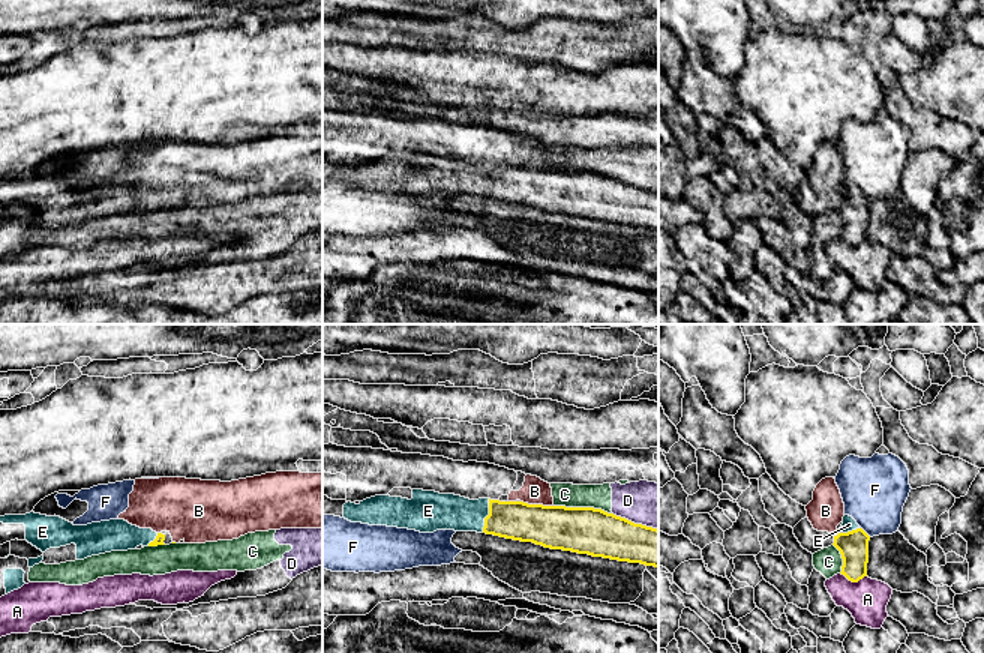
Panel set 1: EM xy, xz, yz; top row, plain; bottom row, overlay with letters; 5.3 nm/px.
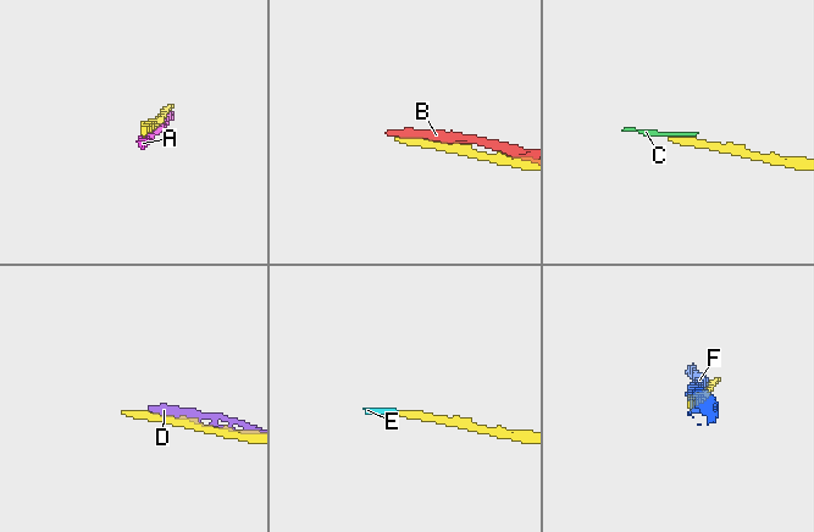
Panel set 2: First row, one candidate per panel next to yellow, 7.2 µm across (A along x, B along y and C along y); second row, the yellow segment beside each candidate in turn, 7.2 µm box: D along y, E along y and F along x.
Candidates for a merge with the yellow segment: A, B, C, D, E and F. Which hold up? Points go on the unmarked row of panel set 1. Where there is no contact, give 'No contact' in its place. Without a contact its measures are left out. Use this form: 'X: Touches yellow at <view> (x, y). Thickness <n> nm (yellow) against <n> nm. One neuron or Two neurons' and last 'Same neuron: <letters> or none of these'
A: Touches yellow at yz (854, 245). Thickness 160 nm (yellow) against 220 nm. Two neurons
B: Touches yellow at xz (537, 168). Thickness 240 nm (yellow) against 140 nm. Two neurons
C: Touches yellow at xz (582, 171). Thickness 260 nm (yellow) against 130 nm. Two neurons
D: Touches yellow at xz (633, 186). Thickness 260 nm (yellow) against 240 nm. Two neurons
E: Touches yellow at xz (488, 179). Thickness 200 nm (yellow) against 190 nm. One neuron
F: Touches yellow at yz (864, 195). Thickness 160 nm (yellow) against 360 nm. Two neurons
Same neuron: E

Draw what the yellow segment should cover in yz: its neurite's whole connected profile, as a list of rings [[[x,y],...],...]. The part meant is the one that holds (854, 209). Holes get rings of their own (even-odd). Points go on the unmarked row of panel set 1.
[[[844,179],[842,186],[842,191],[834,197],[832,207],[843,222],[840,237],[849,245],[858,246],[867,240],[870,200],[849,179]]]

